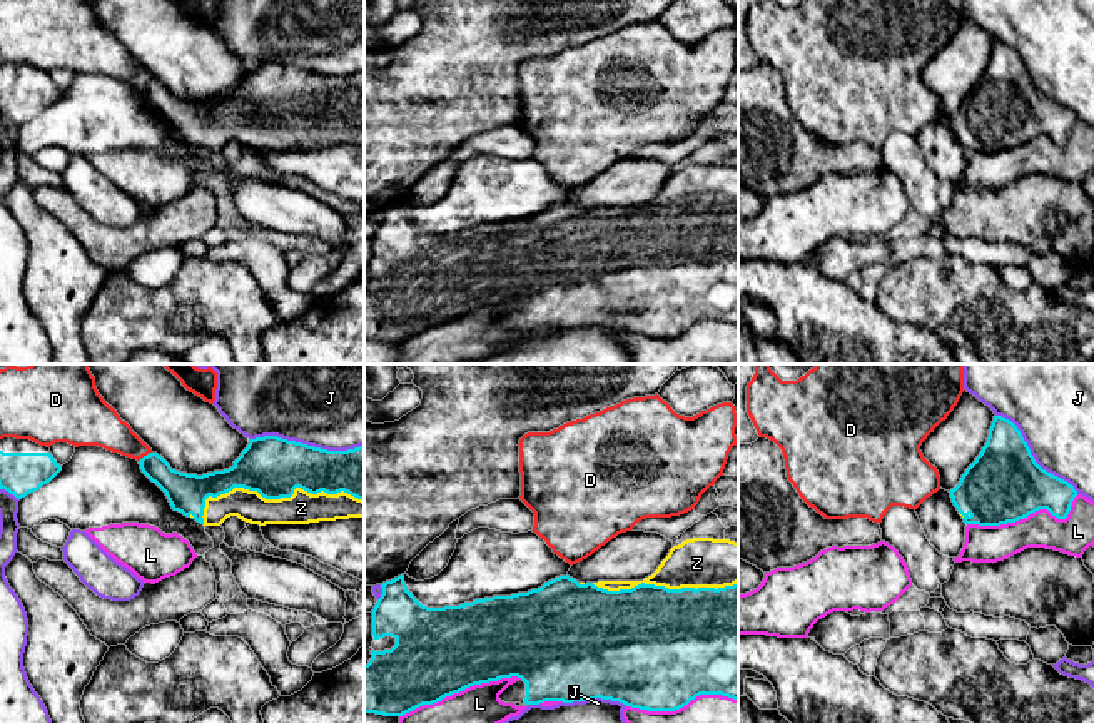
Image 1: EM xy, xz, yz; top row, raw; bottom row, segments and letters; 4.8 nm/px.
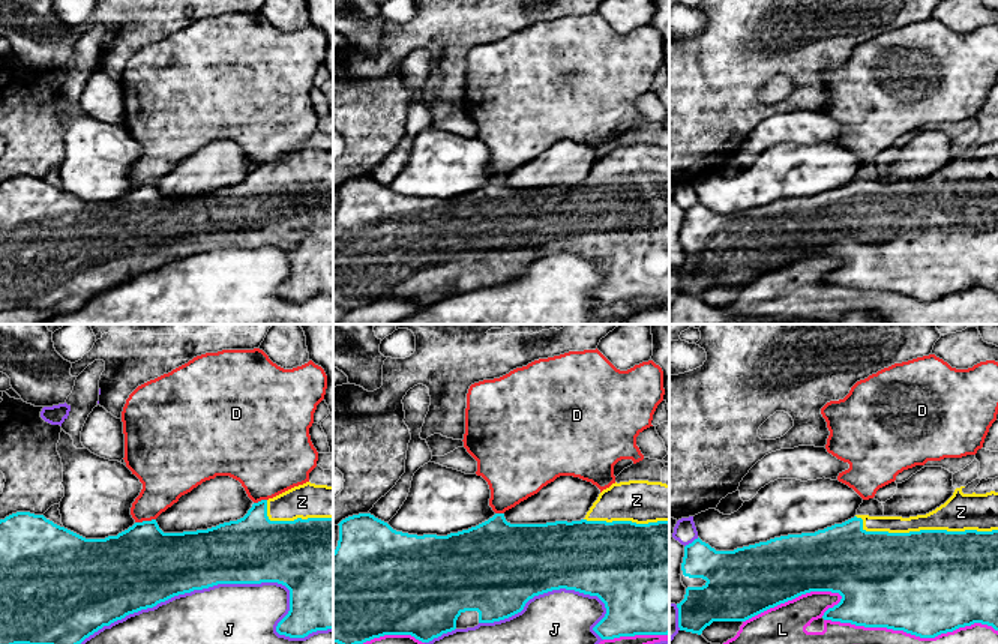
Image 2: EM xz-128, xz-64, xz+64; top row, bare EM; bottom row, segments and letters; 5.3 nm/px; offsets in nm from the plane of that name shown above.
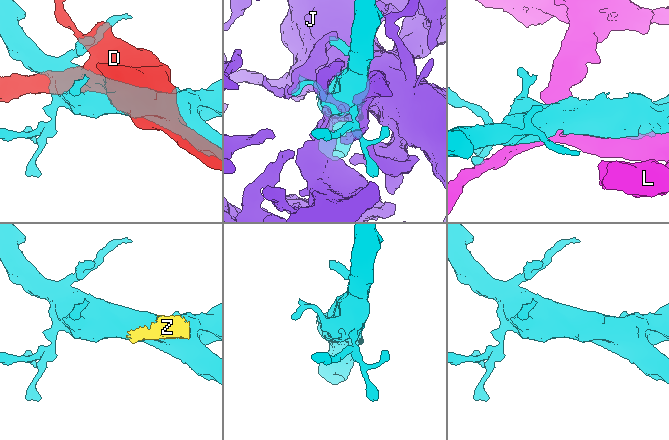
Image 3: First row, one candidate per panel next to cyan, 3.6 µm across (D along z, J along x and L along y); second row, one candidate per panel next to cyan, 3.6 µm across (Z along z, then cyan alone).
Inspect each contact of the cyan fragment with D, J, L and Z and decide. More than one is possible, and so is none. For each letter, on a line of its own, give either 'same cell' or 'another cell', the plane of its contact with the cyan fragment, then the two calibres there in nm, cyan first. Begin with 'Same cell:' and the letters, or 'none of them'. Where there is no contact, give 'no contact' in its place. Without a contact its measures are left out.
Same cell: Z
D: another cell | xy | 170/190 nm
J: another cell | xy | 280/500 nm
L: another cell | xz | 420/190 nm
Z: same cell | xy | 280/160 nm

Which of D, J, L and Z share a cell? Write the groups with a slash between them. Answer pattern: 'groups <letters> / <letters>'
groups D / J / L / Z

